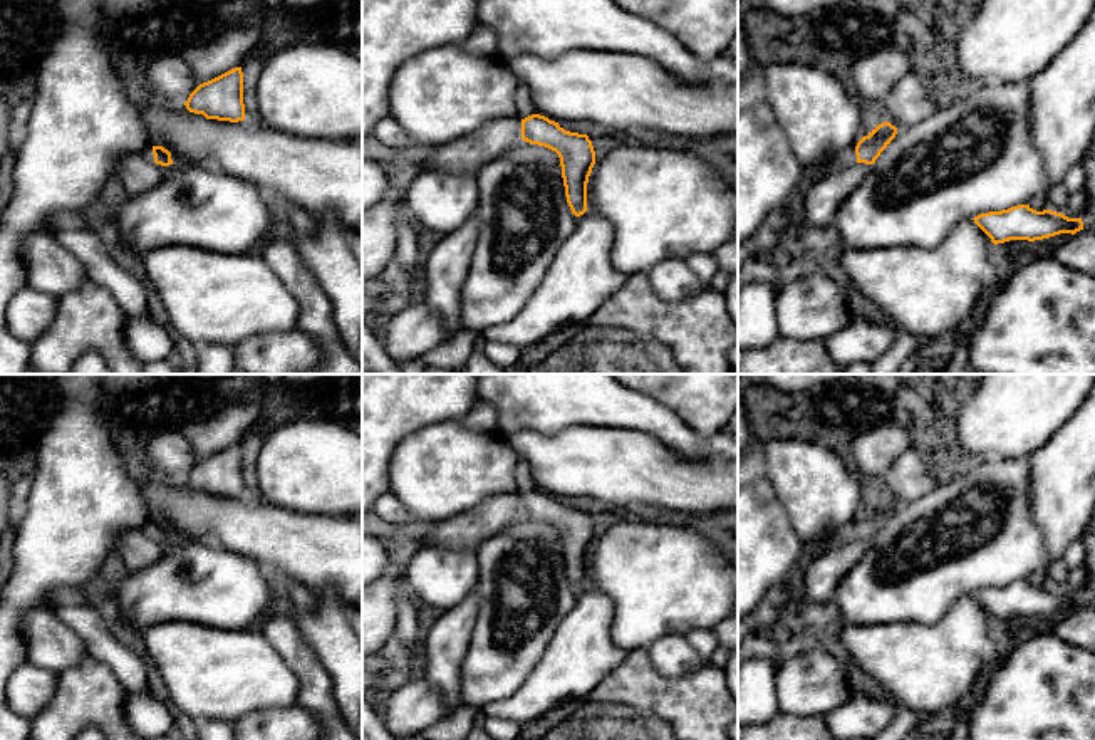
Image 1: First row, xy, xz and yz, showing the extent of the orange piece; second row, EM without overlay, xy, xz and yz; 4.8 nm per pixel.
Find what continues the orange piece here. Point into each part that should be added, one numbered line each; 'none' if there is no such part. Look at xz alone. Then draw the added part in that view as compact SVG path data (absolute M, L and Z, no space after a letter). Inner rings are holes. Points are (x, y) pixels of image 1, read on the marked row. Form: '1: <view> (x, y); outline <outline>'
1: xz (524, 104); outline M516 81L516 109L518 117L525 119L532 114L535 114L535 107L530 102L528 91L523 82Z

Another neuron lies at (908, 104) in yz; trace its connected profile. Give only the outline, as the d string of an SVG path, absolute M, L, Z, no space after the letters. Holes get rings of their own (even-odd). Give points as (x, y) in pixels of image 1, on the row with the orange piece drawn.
M914 72L900 77L875 107L897 129L916 126L939 109Z

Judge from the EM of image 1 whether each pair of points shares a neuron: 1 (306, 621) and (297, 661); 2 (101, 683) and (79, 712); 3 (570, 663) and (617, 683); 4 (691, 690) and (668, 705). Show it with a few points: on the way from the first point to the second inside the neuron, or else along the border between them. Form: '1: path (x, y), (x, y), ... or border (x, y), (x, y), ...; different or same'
1: border (290, 614), (299, 633), (324, 668); different
2: path (94, 690), (79, 705); same
3: border (629, 651), (582, 698); different
4: path (686, 695), (679, 702), (673, 702); same

